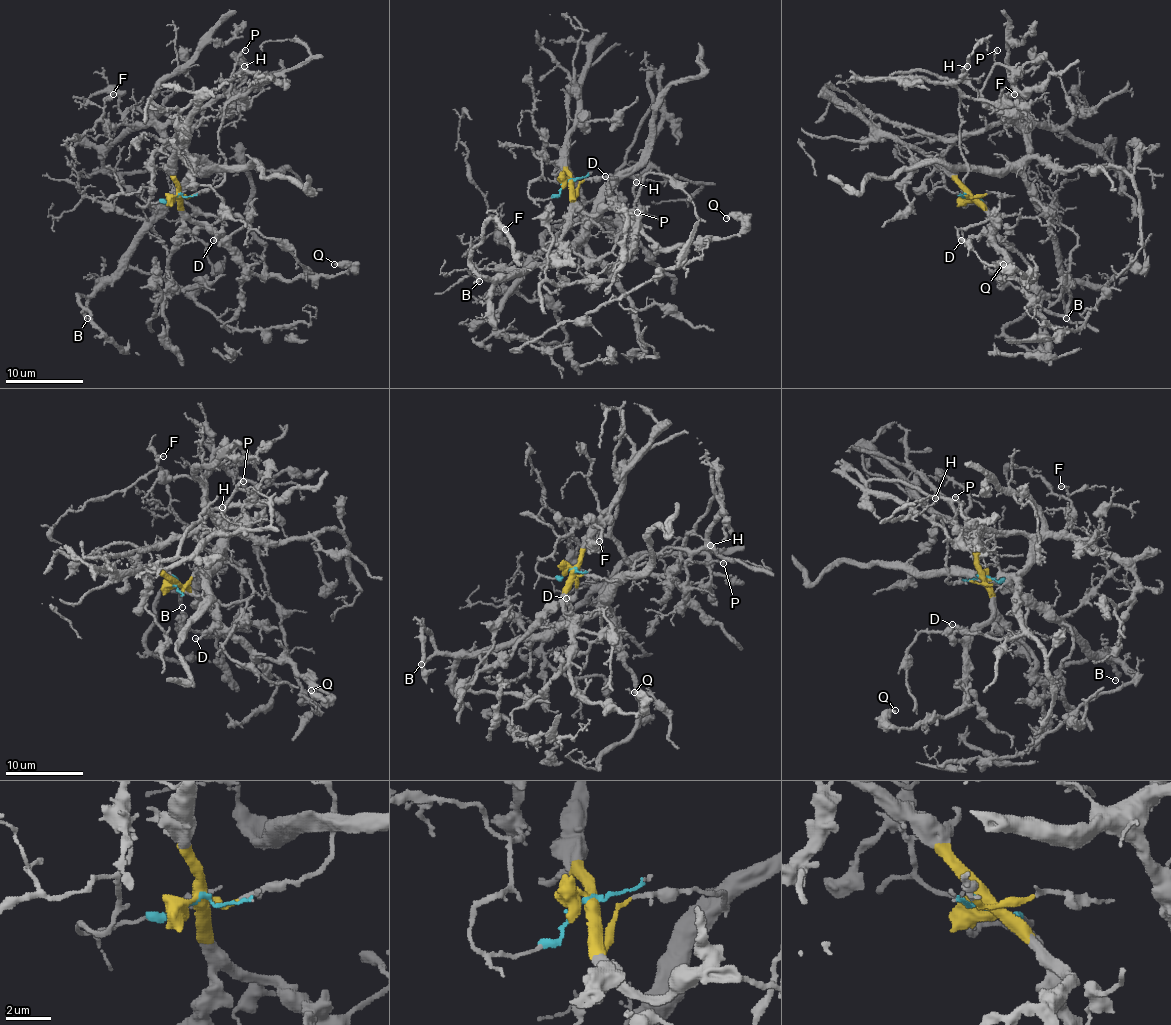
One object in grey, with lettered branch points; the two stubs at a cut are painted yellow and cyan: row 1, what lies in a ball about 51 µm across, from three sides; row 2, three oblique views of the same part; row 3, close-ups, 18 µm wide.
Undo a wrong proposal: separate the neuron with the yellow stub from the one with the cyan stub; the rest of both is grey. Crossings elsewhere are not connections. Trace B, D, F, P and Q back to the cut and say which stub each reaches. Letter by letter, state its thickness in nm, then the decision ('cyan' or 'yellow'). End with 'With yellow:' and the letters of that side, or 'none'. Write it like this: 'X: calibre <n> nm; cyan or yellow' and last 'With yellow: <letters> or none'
B: calibre 320 nm; cyan
D: calibre 160 nm; yellow
F: calibre 100 nm; cyan
P: calibre 160 nm; yellow
Q: calibre 320 nm; yellow
With yellow: D, P, Q

